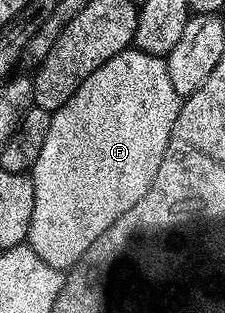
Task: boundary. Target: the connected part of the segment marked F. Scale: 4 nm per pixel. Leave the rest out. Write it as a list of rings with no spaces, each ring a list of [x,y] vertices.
[[[130,48],[111,56],[111,60],[107,60],[107,64],[95,68],[95,72],[91,72],[91,76],[87,76],[87,80],[83,80],[83,84],[79,84],[75,96],[71,100],[67,100],[67,104],[63,104],[63,108],[52,111],[51,130],[47,132],[43,150],[39,152],[39,158],[31,171],[35,206],[31,212],[27,244],[37,253],[39,260],[51,264],[51,268],[56,270],[68,271],[77,265],[77,261],[85,255],[87,248],[91,248],[91,244],[95,244],[95,240],[104,238],[105,233],[112,230],[113,225],[119,222],[122,216],[127,214],[133,206],[137,206],[139,200],[143,200],[147,196],[147,192],[152,190],[153,181],[159,172],[159,164],[163,164],[163,160],[166,158],[167,144],[171,140],[171,128],[182,109],[183,98],[182,95],[175,92],[175,88],[171,88],[171,76],[167,72],[165,58]]]

